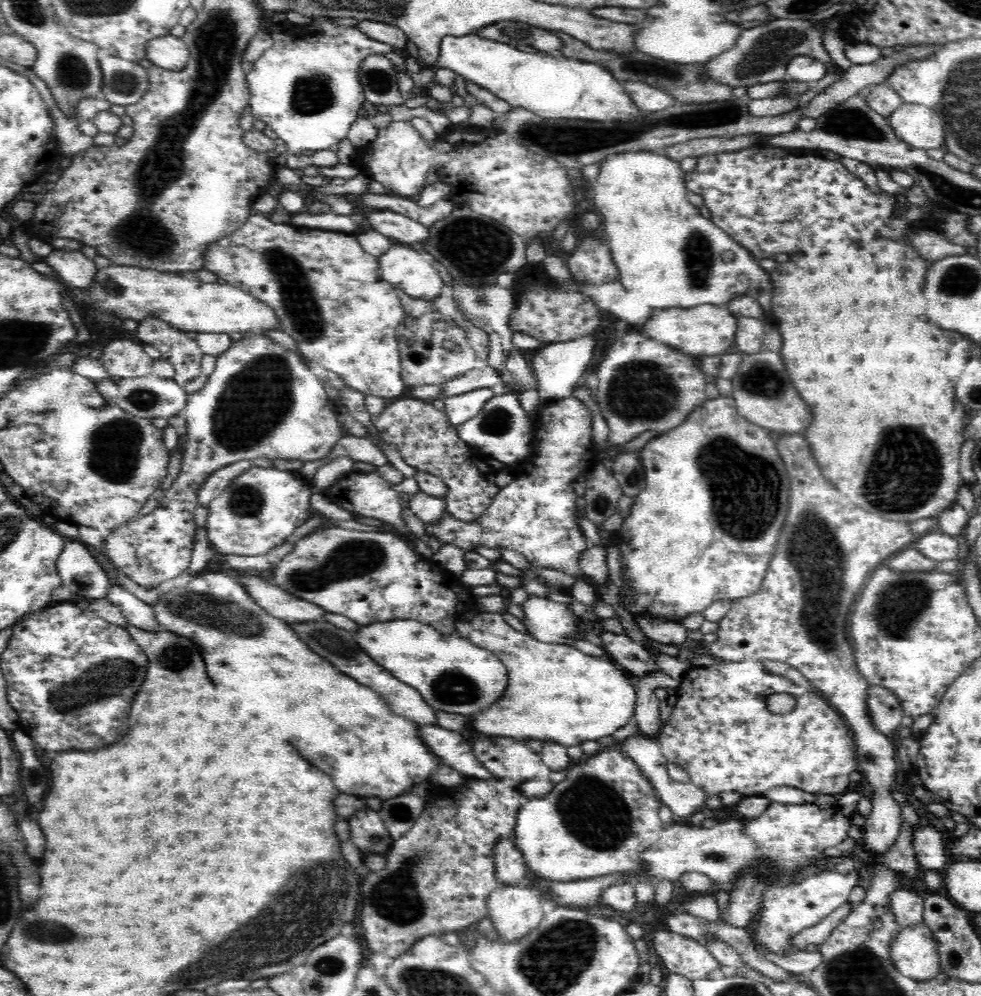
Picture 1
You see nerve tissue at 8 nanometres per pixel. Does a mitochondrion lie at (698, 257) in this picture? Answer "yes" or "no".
yes

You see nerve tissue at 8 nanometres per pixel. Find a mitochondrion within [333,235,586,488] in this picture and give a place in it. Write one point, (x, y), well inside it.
(495, 415)

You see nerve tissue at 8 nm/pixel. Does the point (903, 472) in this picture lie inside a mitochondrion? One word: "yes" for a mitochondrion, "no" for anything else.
yes

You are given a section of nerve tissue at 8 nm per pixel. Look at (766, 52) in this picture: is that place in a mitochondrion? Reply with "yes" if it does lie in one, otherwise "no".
yes

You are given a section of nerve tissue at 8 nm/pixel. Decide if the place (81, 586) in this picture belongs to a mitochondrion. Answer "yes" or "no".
no

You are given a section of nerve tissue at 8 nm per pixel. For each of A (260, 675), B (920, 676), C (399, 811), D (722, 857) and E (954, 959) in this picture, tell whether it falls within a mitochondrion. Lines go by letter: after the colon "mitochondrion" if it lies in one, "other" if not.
A: other
B: other
C: mitochondrion
D: mitochondrion
E: other

